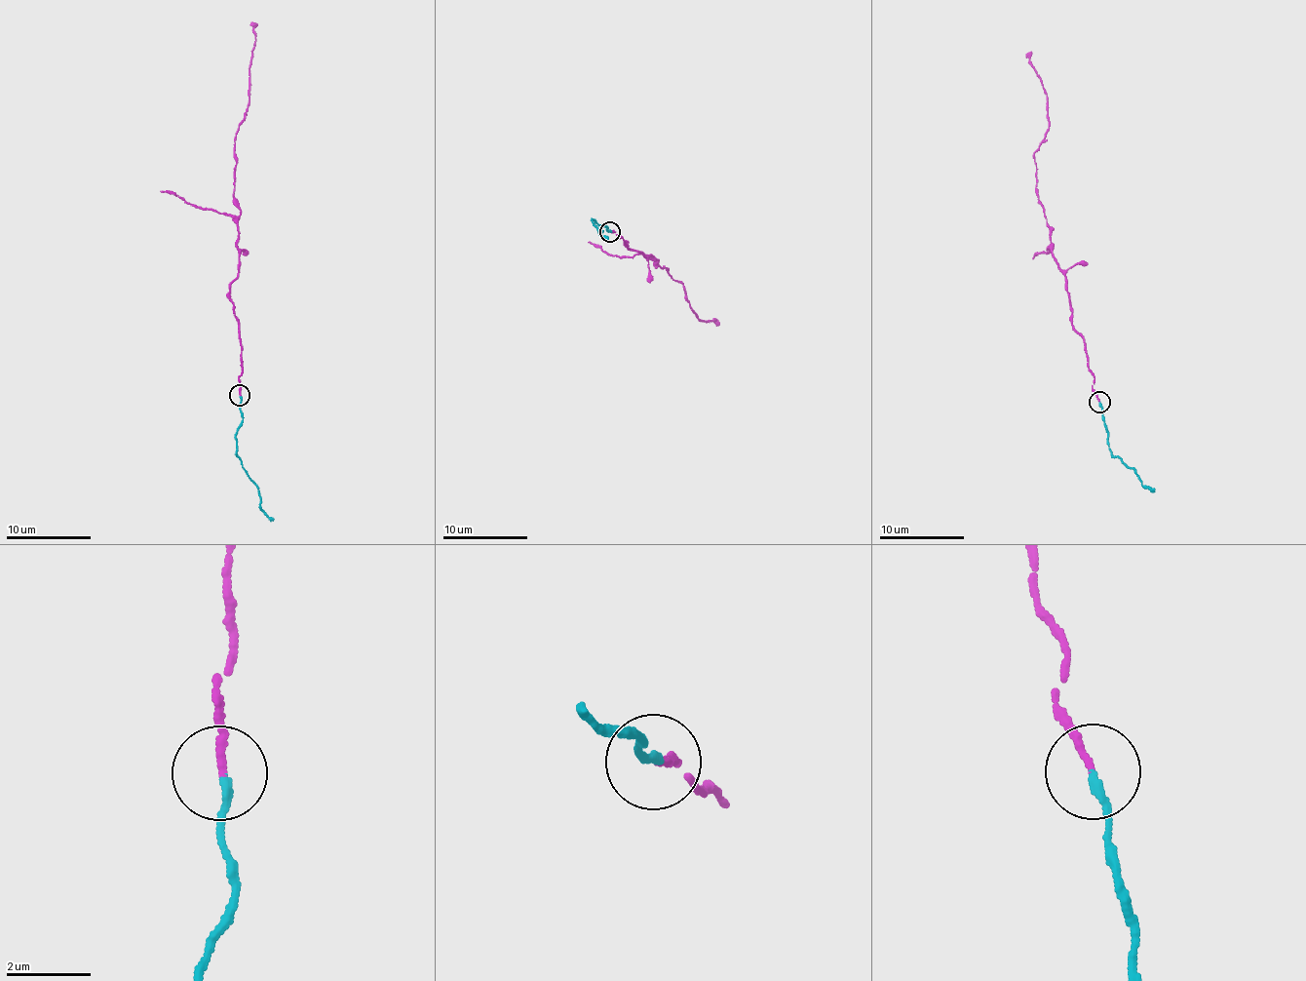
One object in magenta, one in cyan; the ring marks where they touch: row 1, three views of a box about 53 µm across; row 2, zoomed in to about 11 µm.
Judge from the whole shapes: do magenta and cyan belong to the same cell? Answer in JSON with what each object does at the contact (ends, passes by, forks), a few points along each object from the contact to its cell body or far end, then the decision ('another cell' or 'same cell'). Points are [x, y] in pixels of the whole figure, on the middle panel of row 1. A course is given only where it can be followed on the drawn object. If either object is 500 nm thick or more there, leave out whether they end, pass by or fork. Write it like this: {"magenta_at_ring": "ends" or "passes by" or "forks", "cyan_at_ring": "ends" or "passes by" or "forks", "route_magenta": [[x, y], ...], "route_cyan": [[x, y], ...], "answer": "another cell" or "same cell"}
{"magenta_at_ring": "ends", "cyan_at_ring": "ends", "route_magenta": [[610, 232], [629, 250], [642, 252], [646, 258], [653, 255], [656, 266], [681, 284], [697, 319], [713, 322]], "route_cyan": [[610, 232], [604, 224], [593, 218], [595, 227], [603, 231], [598, 234], [605, 238]], "answer": "same cell"}

